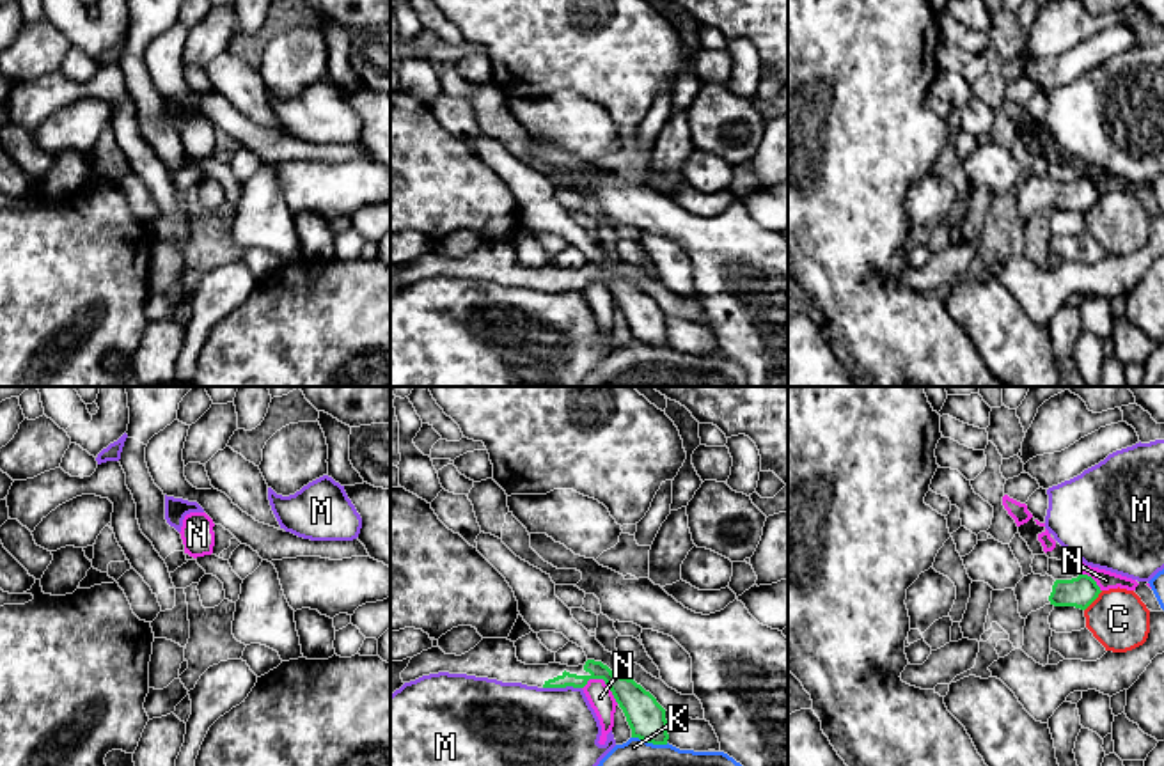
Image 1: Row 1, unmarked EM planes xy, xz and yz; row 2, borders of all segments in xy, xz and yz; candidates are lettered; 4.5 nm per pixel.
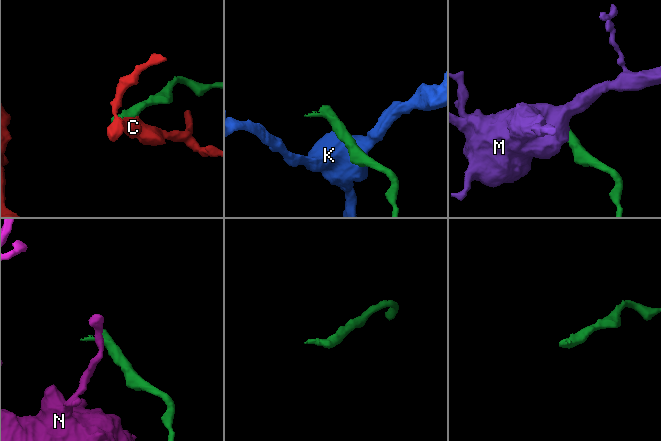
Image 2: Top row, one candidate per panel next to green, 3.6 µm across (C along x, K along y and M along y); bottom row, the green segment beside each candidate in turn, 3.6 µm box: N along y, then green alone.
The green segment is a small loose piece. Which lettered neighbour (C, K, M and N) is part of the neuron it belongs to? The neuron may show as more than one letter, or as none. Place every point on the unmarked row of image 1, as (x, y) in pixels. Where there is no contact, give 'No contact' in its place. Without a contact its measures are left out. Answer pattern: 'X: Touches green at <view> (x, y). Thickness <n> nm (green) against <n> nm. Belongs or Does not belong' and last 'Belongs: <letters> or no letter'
C: Touches green at yz (1093, 203). Thickness 140 nm (green) against 280 nm. Does not belong
K: Touches green at xz (650, 344). Thickness 170 nm (green) against 380 nm. Does not belong
M: Touches green at xz (561, 289). Thickness 80 nm (green) against 460 nm. Does not belong
N: Touches green at xz (604, 282). Thickness 170 nm (green) against 120 nm. Does not belong
Belongs: no letter

